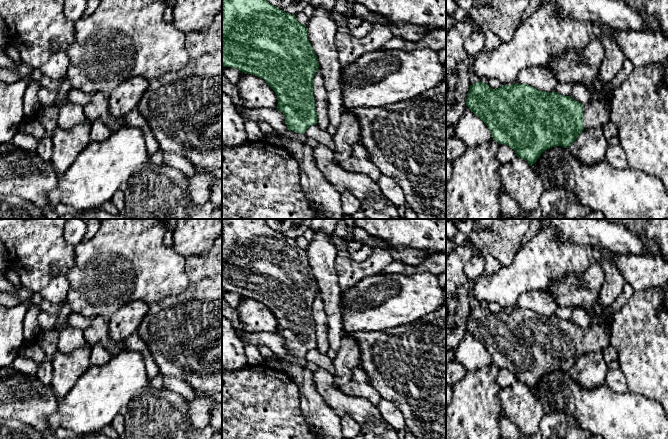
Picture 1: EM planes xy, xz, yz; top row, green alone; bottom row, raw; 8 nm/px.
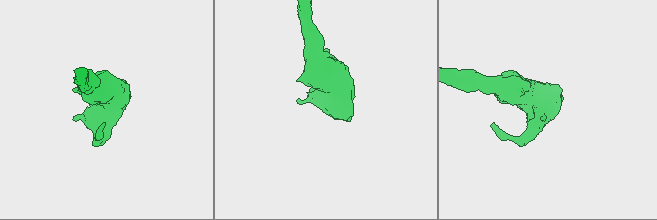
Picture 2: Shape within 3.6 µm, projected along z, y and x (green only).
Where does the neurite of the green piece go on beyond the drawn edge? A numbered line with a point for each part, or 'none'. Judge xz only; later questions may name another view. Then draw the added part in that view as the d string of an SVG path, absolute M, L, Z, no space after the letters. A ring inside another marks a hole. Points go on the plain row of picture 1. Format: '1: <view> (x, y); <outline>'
1: xz (323, 421); M287 354L283 359L290 364L286 374L299 388L301 411L310 429L320 439L346 439L341 432L341 417L318 393L305 357Z

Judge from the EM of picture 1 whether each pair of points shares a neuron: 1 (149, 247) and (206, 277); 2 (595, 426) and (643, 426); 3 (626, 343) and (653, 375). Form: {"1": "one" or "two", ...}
{"1": "two", "2": "one", "3": "one"}

